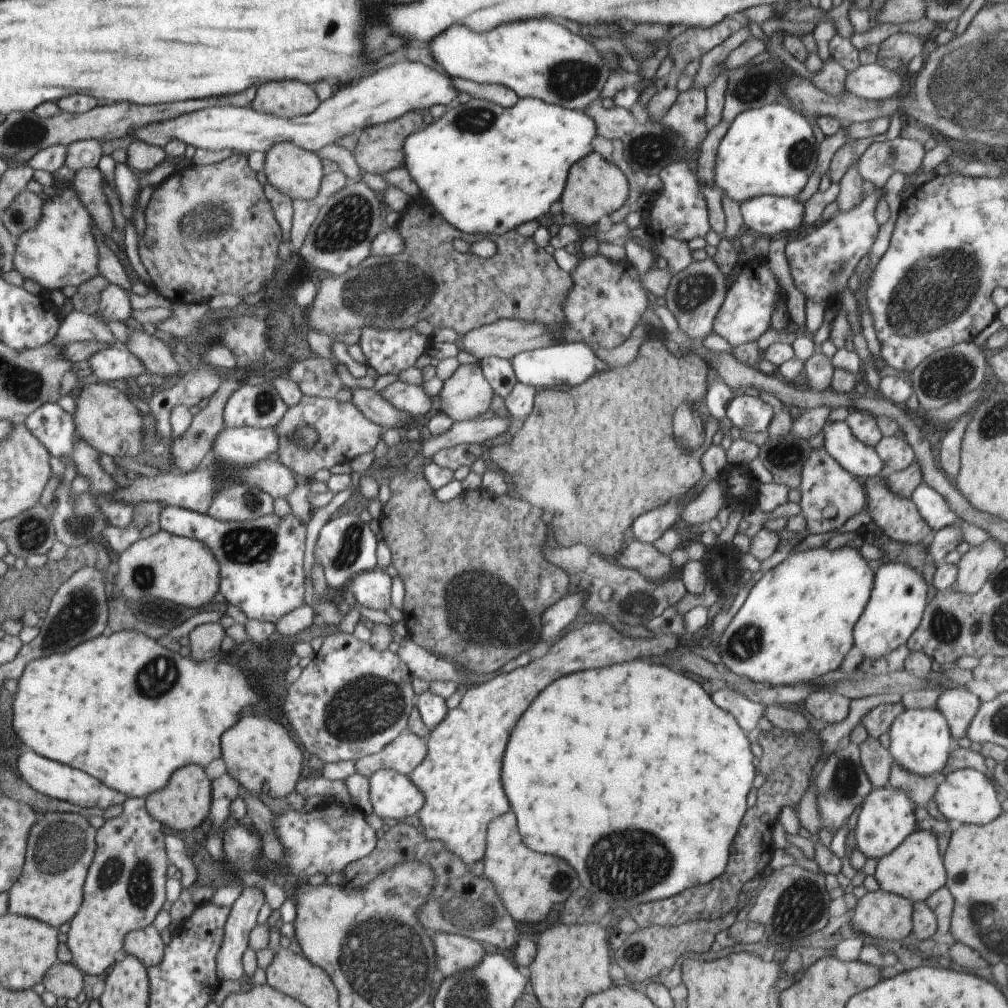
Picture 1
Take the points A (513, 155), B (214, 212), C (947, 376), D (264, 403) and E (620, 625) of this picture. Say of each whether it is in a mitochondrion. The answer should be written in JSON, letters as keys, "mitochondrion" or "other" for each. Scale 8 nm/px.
{"A":"other","B":"mitochondrion","C":"mitochondrion","D":"mitochondrion","E":"mitochondrion"}

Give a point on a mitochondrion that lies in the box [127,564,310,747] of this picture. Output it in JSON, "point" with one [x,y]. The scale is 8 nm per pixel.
{"point":[160,673]}

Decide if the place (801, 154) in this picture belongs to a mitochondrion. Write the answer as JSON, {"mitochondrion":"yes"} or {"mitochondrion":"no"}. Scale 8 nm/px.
{"mitochondrion":"yes"}

